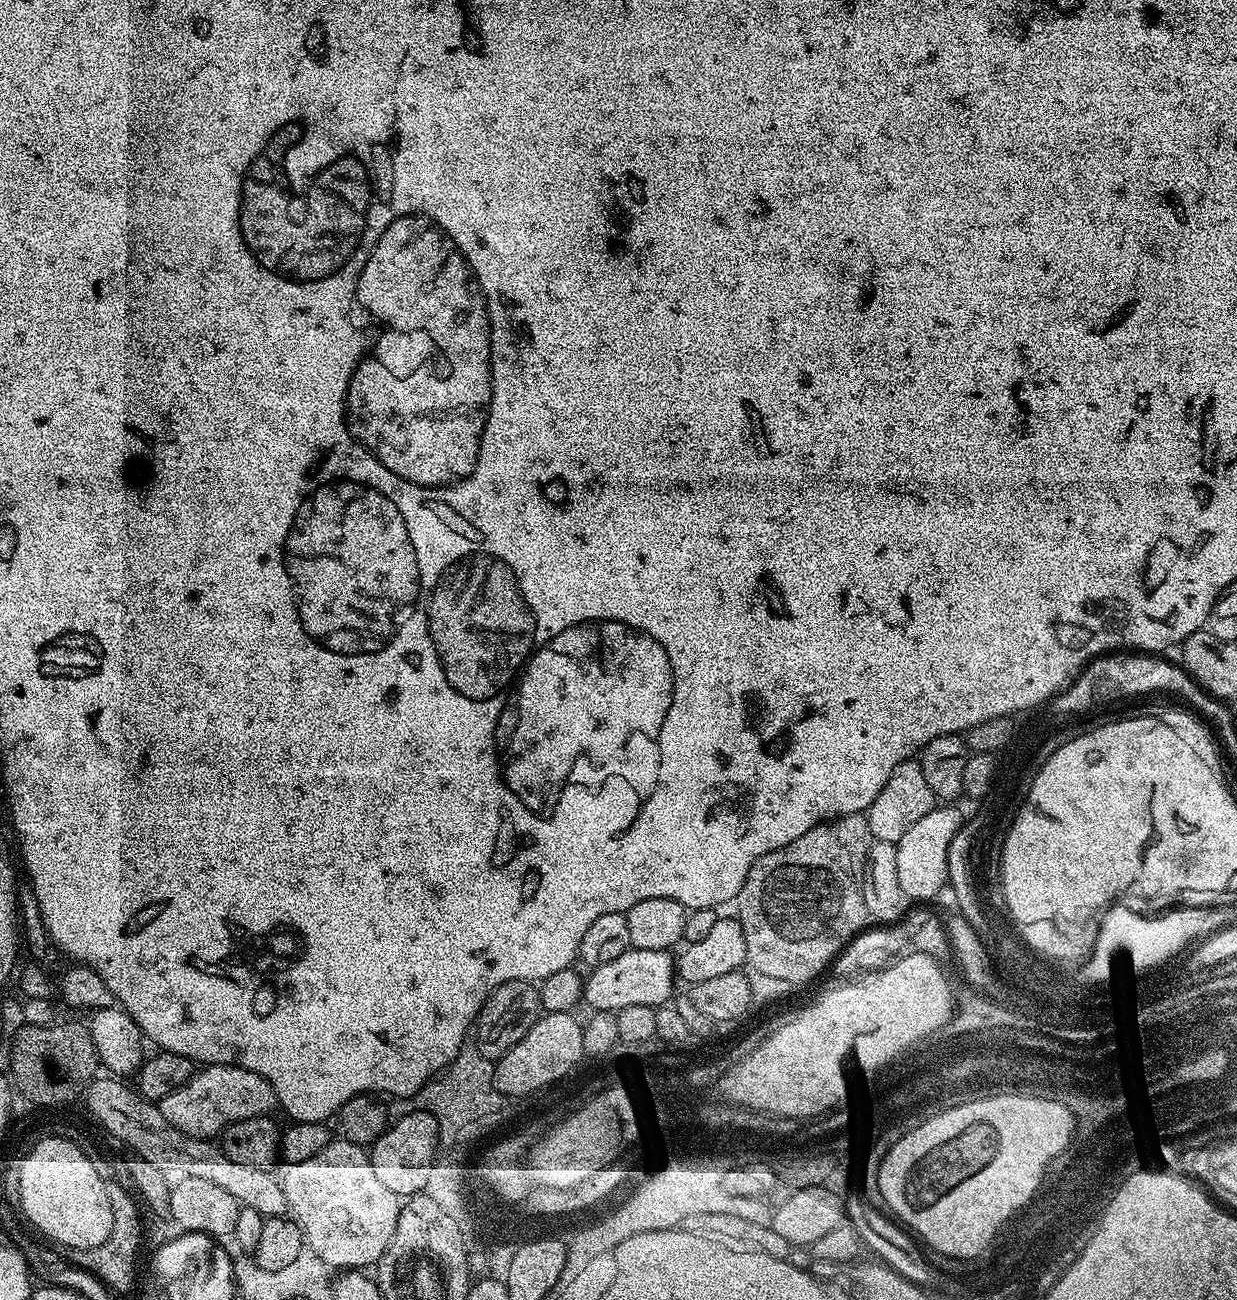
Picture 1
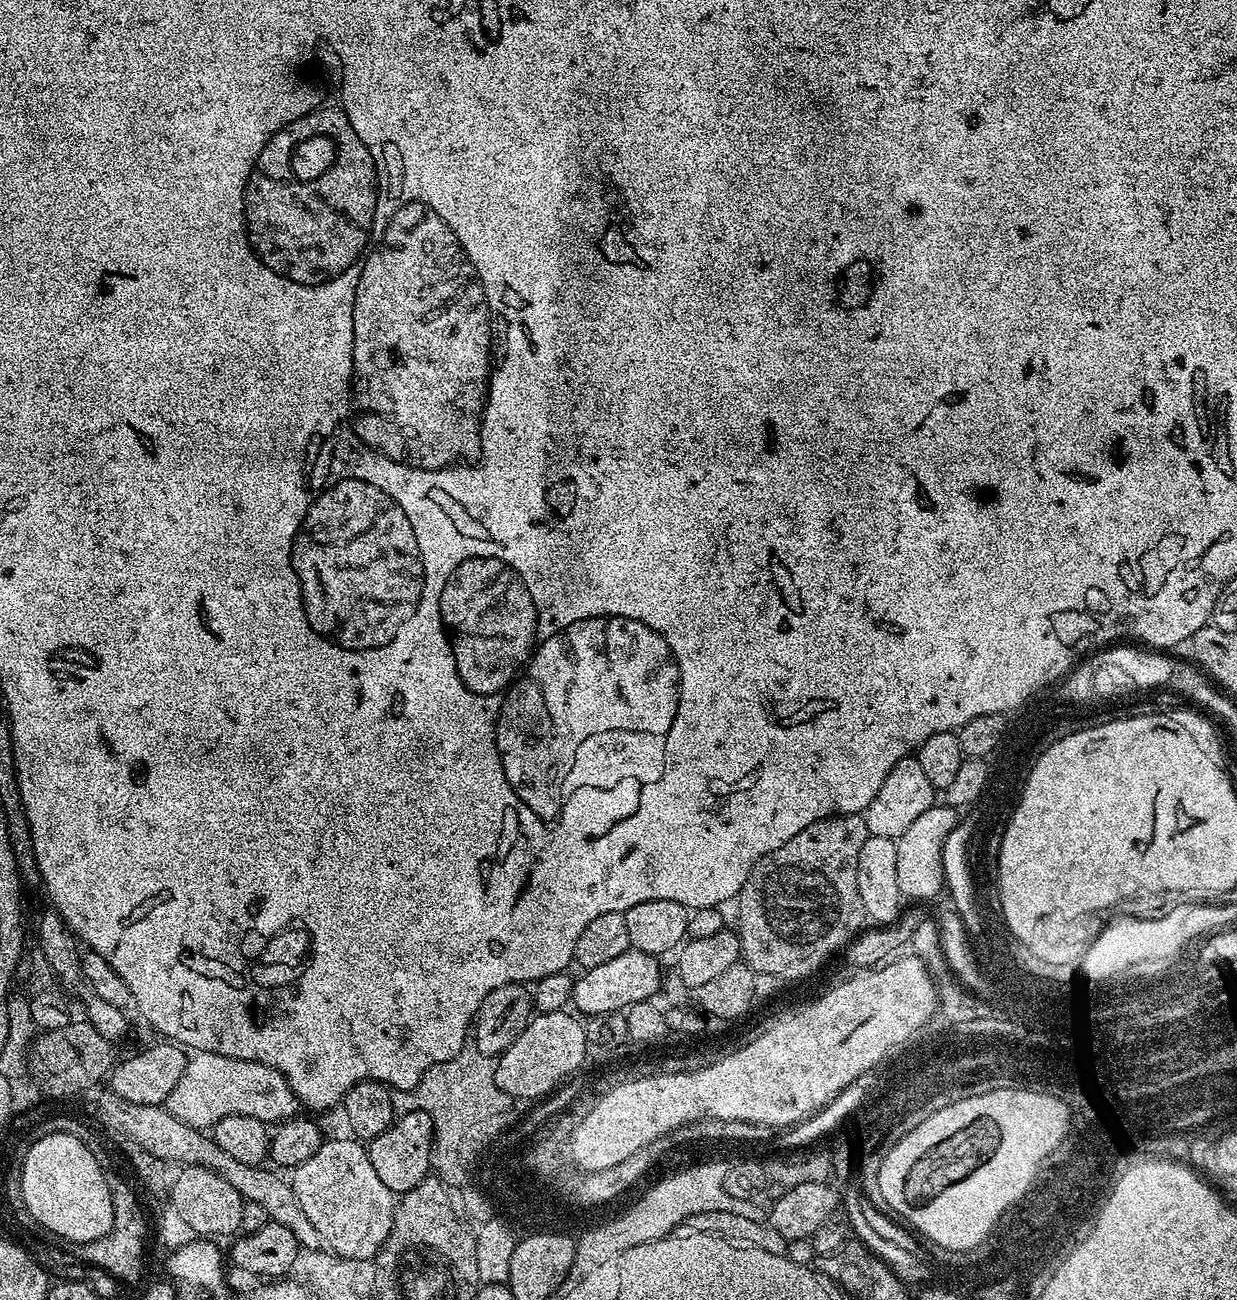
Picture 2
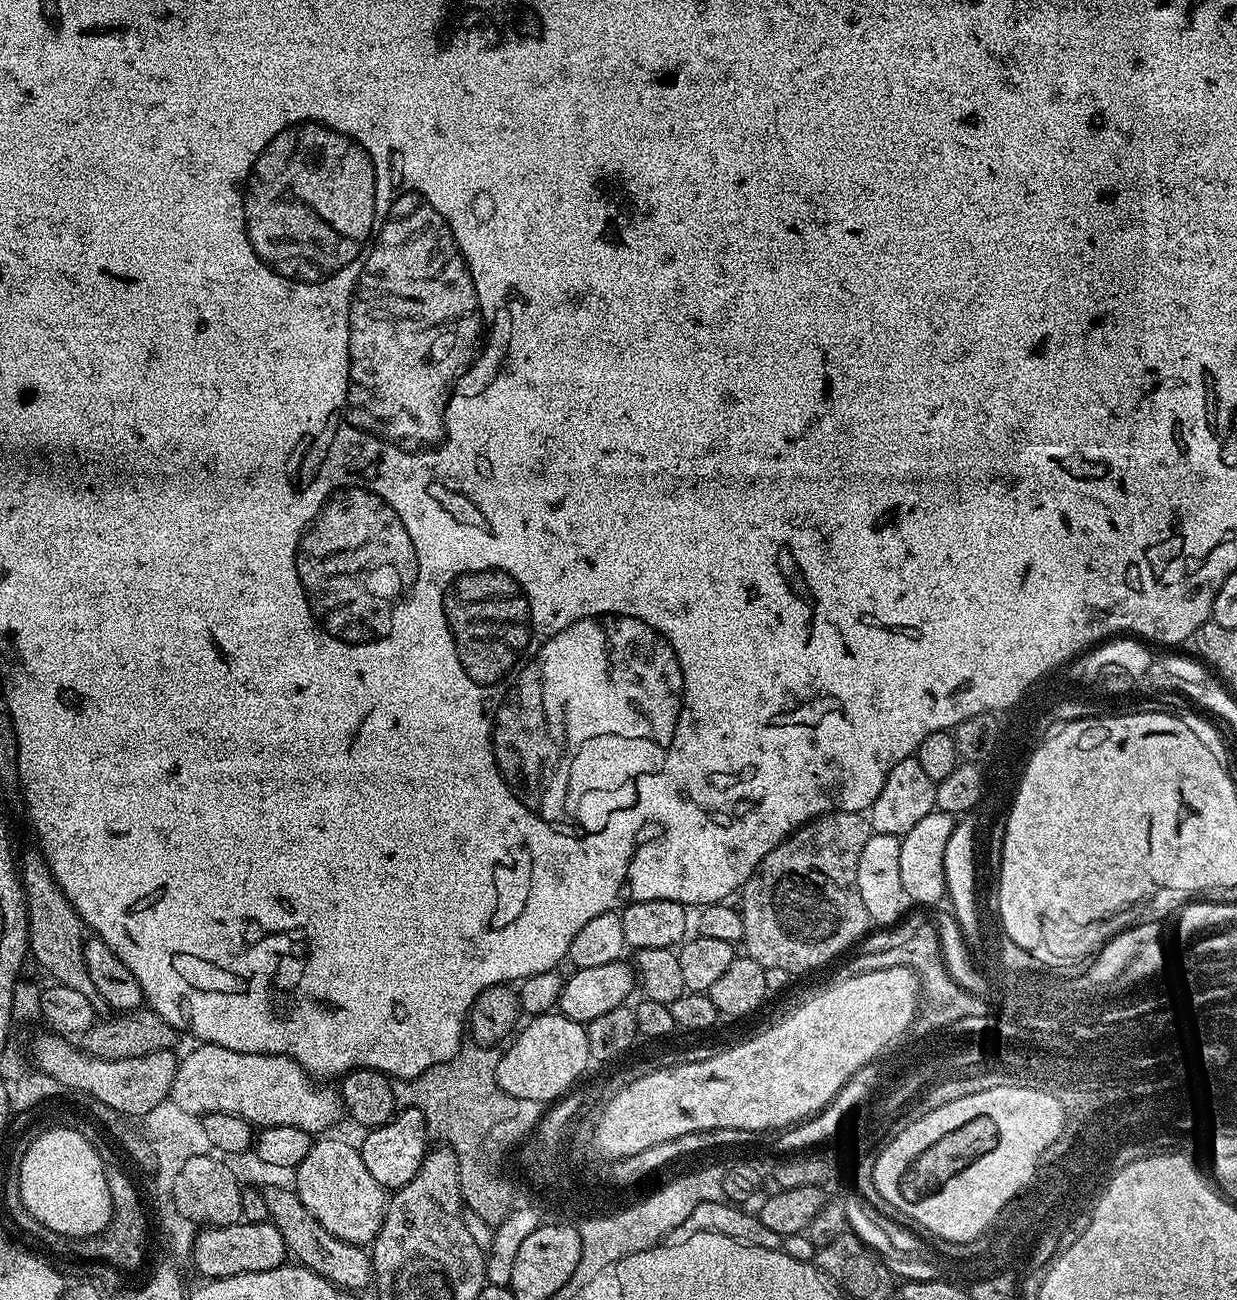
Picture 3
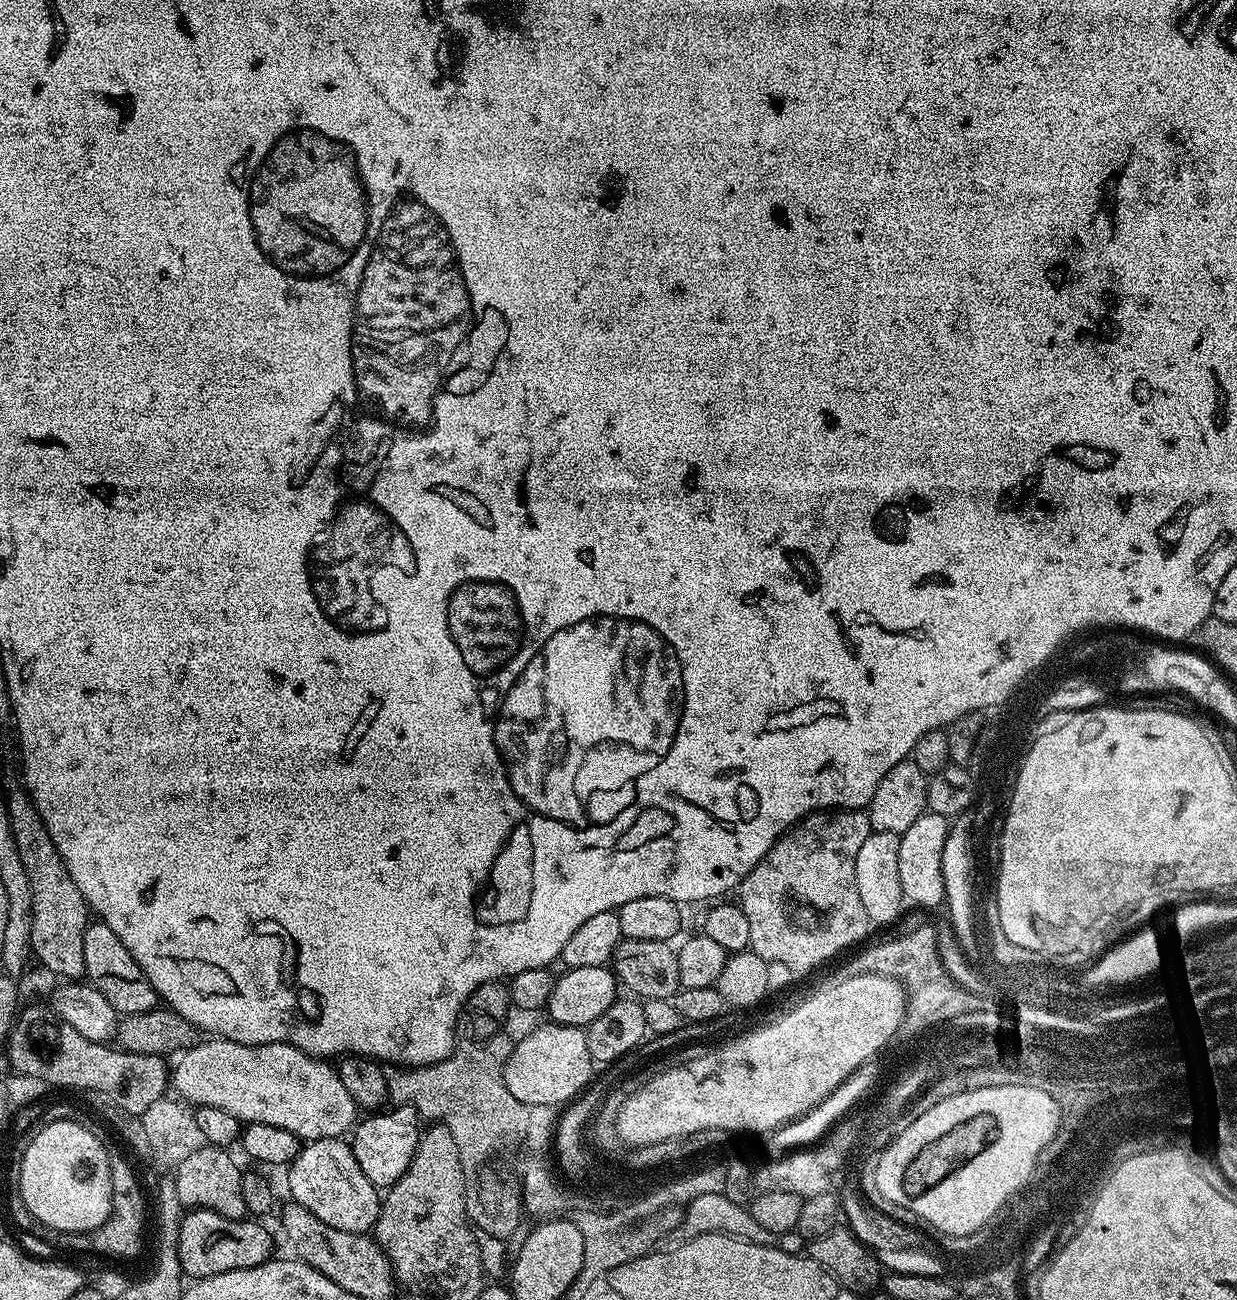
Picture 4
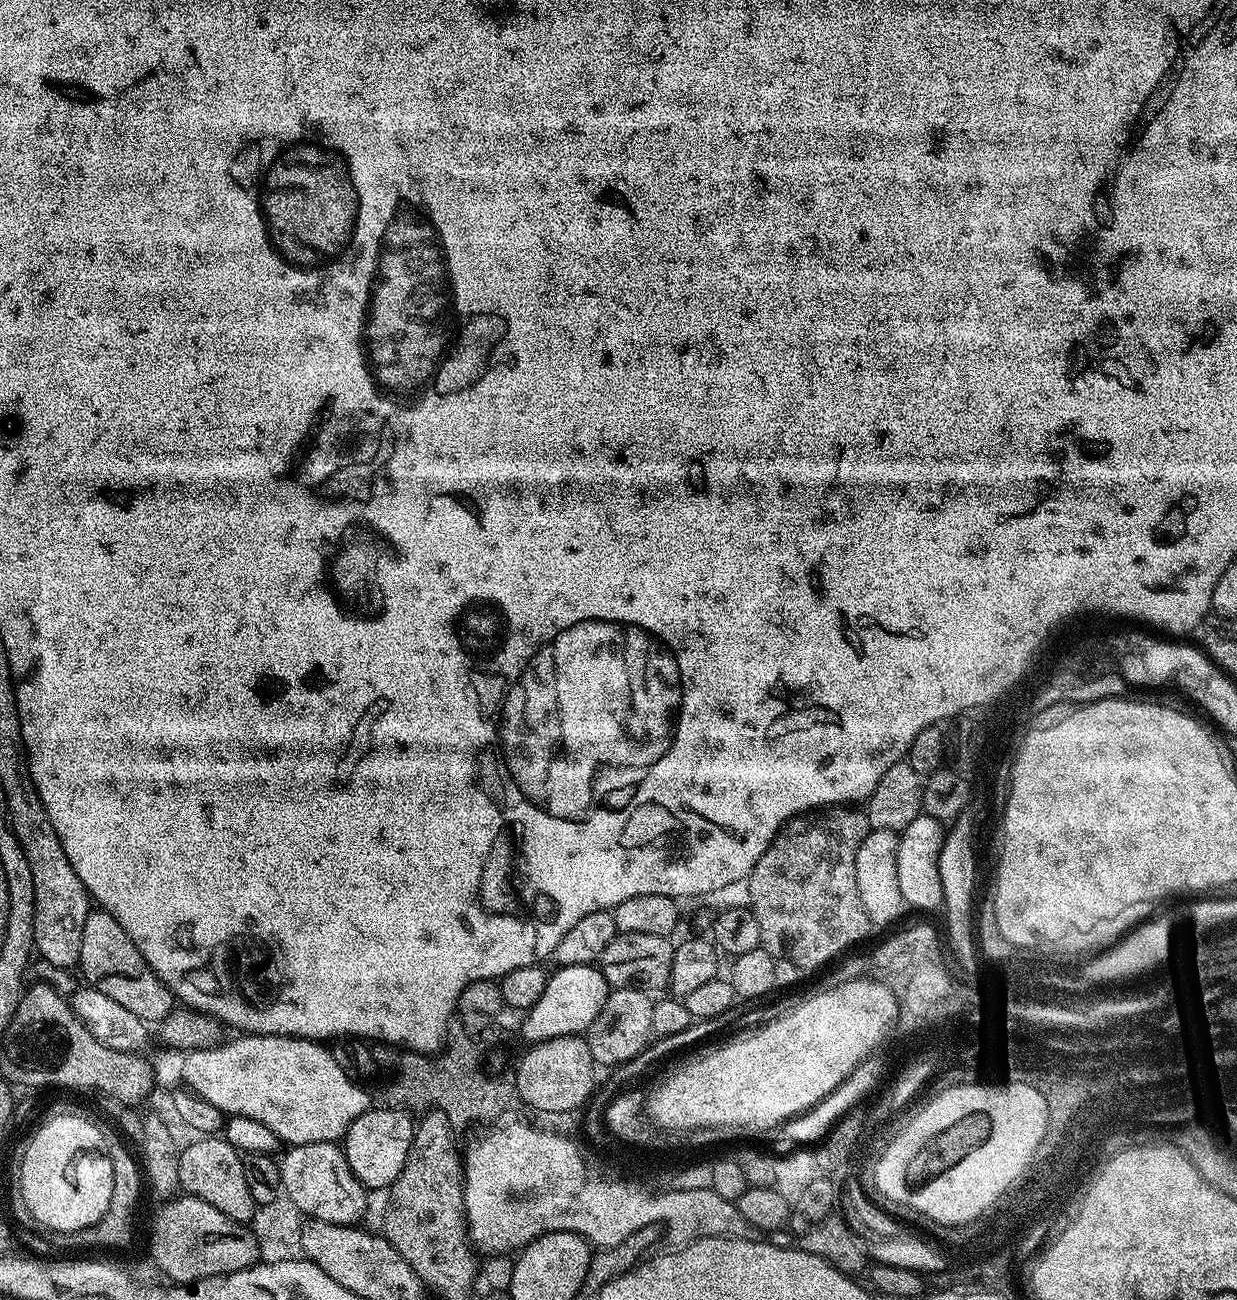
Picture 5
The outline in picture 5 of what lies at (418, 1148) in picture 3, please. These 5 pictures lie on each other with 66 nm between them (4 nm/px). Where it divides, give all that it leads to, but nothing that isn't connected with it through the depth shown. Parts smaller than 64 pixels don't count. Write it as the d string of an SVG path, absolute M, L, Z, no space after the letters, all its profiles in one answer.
M372 1106L367 1112L354 1118L354 1122L348 1128L348 1133L342 1137L346 1162L365 1189L391 1189L398 1174L402 1174L402 1166L406 1166L406 1158L410 1154L414 1131L414 1120L408 1116L411 1115L402 1108Z

